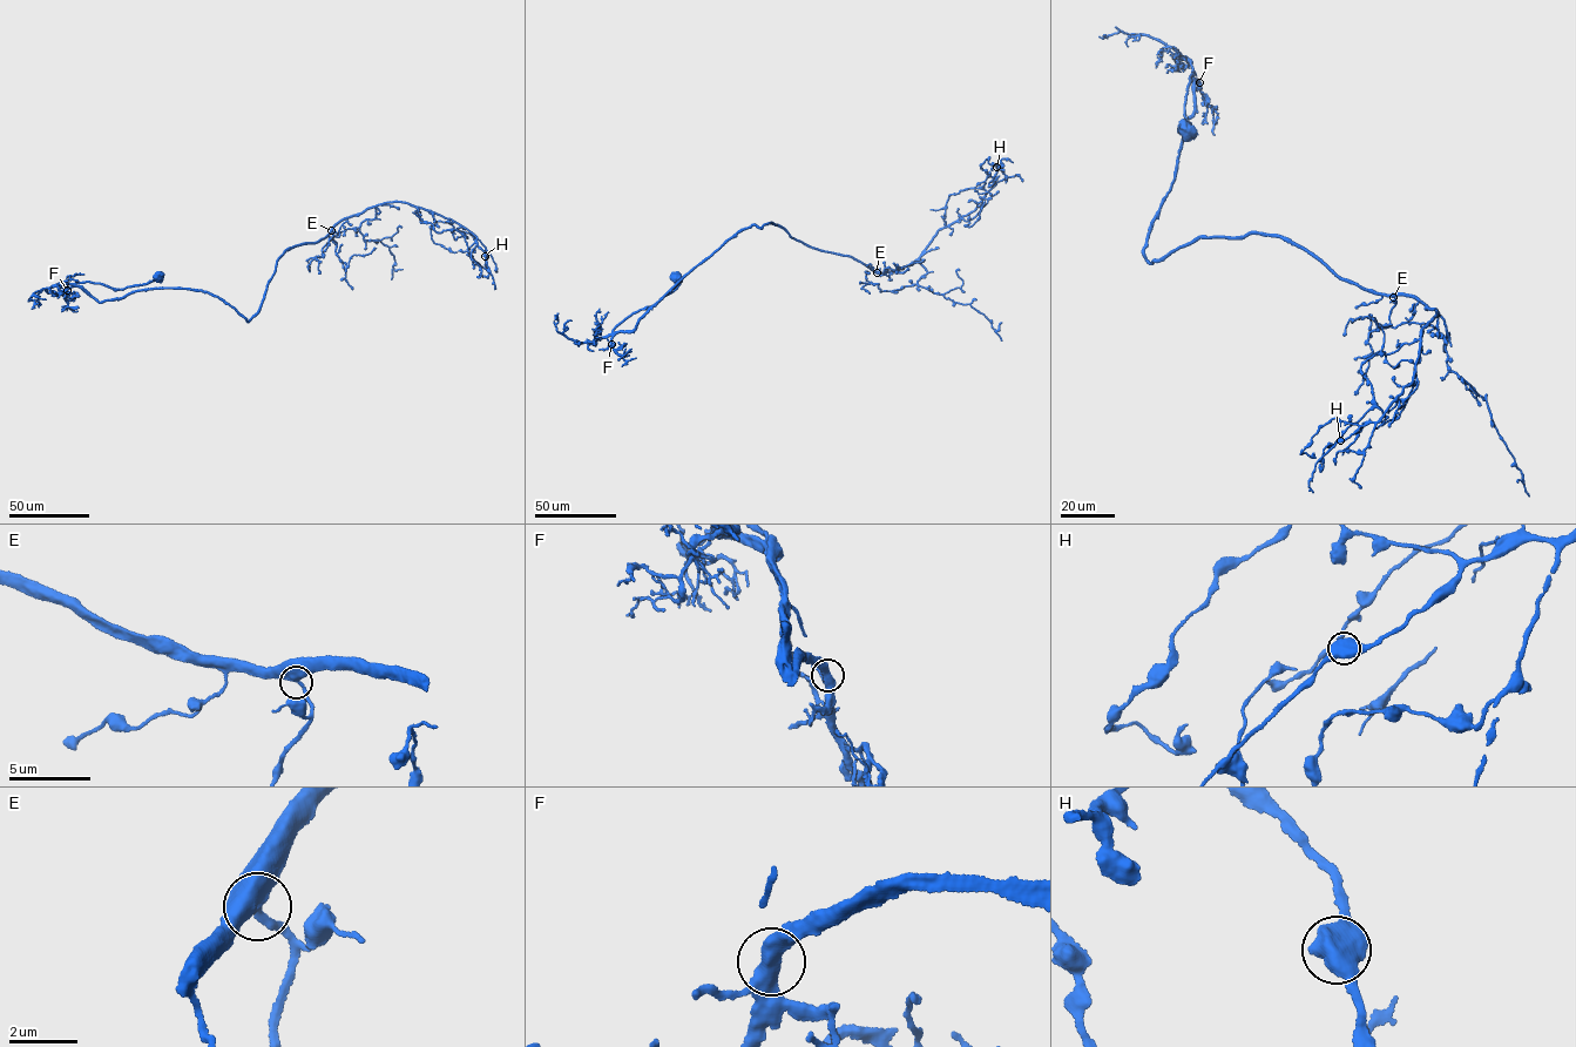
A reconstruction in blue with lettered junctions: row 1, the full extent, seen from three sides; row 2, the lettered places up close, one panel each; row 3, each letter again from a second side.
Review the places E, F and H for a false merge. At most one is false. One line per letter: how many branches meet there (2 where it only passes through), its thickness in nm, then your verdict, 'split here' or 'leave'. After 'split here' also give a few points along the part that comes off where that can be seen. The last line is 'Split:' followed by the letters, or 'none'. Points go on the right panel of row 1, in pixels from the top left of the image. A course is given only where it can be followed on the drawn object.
E: branches 2; calibre 550 nm; leave
F: branches 2; calibre 480 nm; leave
H: branches 2; calibre 800 nm; leave
Split: none

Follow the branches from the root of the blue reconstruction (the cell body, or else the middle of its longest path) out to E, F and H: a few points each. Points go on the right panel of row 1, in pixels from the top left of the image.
E: (1188, 132), (1191, 74), (1196, 103), (1150, 263), (1201, 237), (1257, 234), (1393, 297)
F: (1188, 132), (1191, 129), (1194, 134), (1183, 116), (1189, 76), (1192, 75), (1199, 82)
H: (1188, 132), (1191, 74), (1196, 103), (1150, 263), (1201, 237), (1273, 236), (1439, 313), (1411, 382), (1340, 440)

